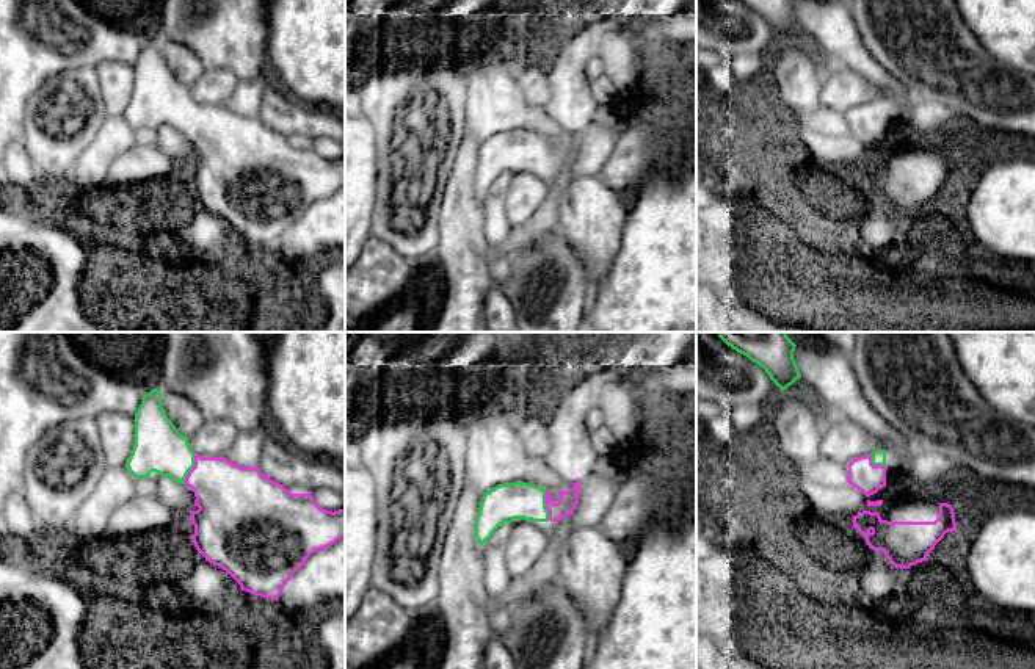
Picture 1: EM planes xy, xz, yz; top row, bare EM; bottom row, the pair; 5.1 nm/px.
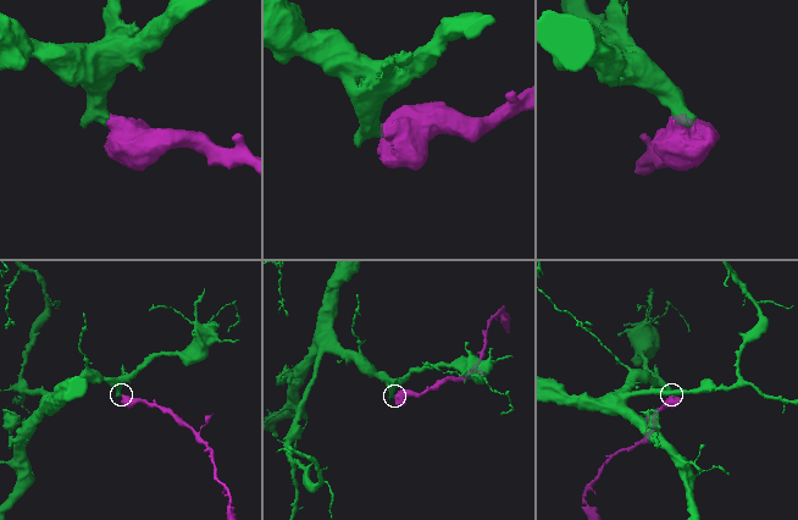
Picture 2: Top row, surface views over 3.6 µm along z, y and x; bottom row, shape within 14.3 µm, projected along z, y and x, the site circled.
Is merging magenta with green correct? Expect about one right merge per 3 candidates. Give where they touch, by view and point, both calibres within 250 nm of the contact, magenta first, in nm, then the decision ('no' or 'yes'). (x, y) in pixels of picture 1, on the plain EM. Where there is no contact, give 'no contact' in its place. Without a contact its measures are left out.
xy (193, 116) | 340/260 nm | yes

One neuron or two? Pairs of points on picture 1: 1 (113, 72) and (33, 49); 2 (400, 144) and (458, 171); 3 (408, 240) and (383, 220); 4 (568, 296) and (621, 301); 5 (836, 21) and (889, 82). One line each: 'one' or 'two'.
1: two
2: two
3: one
4: two
5: one

